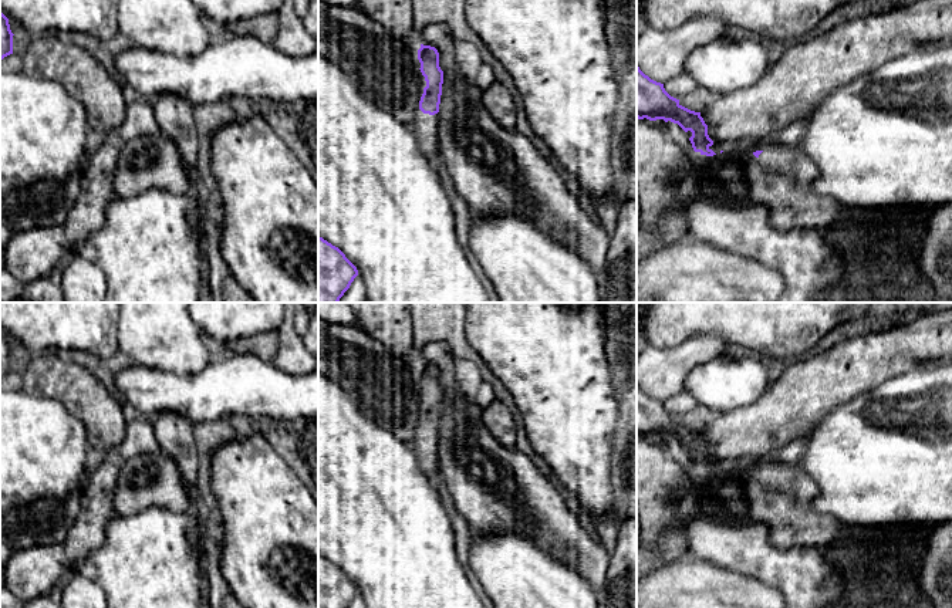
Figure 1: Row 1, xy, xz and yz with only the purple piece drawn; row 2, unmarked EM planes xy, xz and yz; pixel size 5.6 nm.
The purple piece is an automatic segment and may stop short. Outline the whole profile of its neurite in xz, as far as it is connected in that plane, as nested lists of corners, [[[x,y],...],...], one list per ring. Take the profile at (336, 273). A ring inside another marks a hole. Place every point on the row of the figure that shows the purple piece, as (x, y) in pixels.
[[[318,236],[318,303],[338,303],[357,276],[345,254]]]

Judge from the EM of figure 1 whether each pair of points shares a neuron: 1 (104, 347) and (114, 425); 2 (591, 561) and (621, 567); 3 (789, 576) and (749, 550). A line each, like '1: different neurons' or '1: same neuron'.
1: different neurons
2: different neurons
3: same neuron

